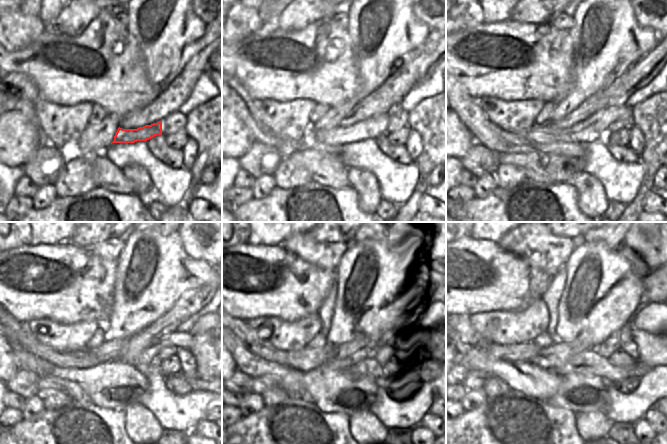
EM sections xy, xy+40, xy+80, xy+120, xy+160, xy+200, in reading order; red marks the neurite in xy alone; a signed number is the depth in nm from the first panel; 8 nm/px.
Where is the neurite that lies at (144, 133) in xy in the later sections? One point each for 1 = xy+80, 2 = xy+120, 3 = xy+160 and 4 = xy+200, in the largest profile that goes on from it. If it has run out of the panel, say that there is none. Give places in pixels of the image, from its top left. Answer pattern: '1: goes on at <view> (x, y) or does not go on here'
1: goes on at xy+80 (594, 128)
2: goes on at xy+120 (86, 358)
3: goes on at xy+160 (306, 359)
4: goes on at xy+200 (529, 352)

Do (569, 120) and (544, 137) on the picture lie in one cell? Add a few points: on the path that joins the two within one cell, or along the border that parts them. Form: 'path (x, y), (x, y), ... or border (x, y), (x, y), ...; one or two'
border (580, 122), (568, 128), (559, 129), (550, 123); two

